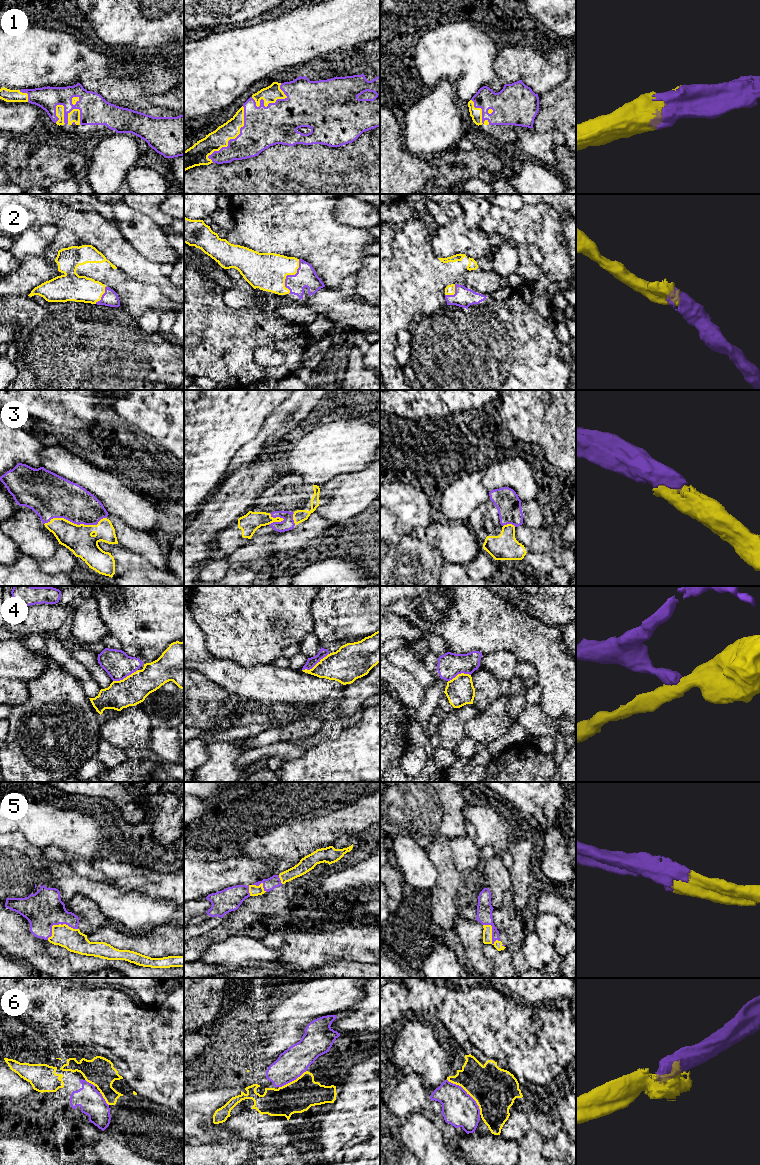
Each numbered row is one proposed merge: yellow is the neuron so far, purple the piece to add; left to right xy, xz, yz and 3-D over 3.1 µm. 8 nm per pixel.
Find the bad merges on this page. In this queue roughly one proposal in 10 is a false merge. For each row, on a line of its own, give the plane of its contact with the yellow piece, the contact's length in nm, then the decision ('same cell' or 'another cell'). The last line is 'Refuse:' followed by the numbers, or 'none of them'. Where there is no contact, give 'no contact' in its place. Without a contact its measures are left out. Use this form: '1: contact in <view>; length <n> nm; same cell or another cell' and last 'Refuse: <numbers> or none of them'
1: contact in xz; length 500 nm; same cell
2: contact in xz; length 300 nm; same cell
3: contact in xy; length 440 nm; same cell
4: contact in xz; length 260 nm; another cell
5: contact in xy; length 260 nm; same cell
6: contact in yz; length 400 nm; same cell
Refuse: 4

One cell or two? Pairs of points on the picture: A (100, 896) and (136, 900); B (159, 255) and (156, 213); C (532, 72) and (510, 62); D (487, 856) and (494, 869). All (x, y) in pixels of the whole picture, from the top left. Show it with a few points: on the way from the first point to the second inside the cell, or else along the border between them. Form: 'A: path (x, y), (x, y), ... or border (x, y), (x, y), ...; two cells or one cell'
A: path (109, 899), (127, 900); one cell
B: border (136, 210), (145, 214), (156, 224); two cells
C: path (527, 67), (522, 62), (515, 62); one cell
D: path (489, 859), (491, 866); one cell

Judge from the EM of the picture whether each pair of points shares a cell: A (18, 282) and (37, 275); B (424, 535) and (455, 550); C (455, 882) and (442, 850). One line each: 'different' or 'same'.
A: same
B: same
C: same

